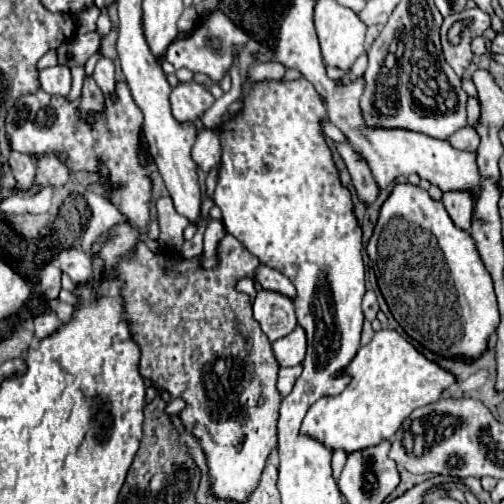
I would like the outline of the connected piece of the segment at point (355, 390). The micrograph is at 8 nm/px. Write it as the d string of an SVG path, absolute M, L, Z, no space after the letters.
M391 328L375 332L373 340L359 348L347 372L353 378L351 384L339 396L319 398L301 424L301 434L317 438L333 450L343 448L347 454L393 438L415 408L437 402L443 390L455 382L449 370L425 358L409 340Z

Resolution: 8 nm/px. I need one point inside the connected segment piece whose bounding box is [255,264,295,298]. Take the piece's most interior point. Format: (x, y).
(270, 279)

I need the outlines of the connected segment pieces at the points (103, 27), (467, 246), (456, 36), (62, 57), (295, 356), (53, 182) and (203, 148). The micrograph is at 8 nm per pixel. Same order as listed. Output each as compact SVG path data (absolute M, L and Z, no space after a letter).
M103 6L103 8L101 8L101 16L99 16L99 20L97 20L97 32L99 32L101 36L105 36L109 30L111 30L109 8L107 8L107 6Z
M409 182L397 184L393 188L391 196L379 210L373 236L367 244L367 254L371 258L379 290L387 300L391 314L413 340L441 356L477 358L487 350L491 332L499 324L491 276L473 244L473 238L465 230L457 228L453 220L449 220L445 206L433 200L427 190Z
M469 8L465 12L451 14L441 24L443 56L457 76L463 76L471 64L471 40L491 28L491 16L481 8Z
M97 32L77 34L59 46L57 50L59 64L67 64L69 68L85 64L87 58L99 50L99 46L101 46L101 38Z
M299 326L285 338L273 342L273 352L279 366L297 366L305 358L305 330Z
M55 154L37 156L37 174L35 174L33 186L61 188L61 186L65 186L69 176L71 176L69 168Z
M203 130L197 136L197 142L191 150L191 158L203 172L209 172L221 160L221 144L217 130Z

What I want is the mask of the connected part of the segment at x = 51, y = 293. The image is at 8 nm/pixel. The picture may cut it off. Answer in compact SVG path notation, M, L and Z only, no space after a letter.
M51 260L49 264L45 264L41 272L41 290L47 298L57 298L61 290L61 268L57 260Z

